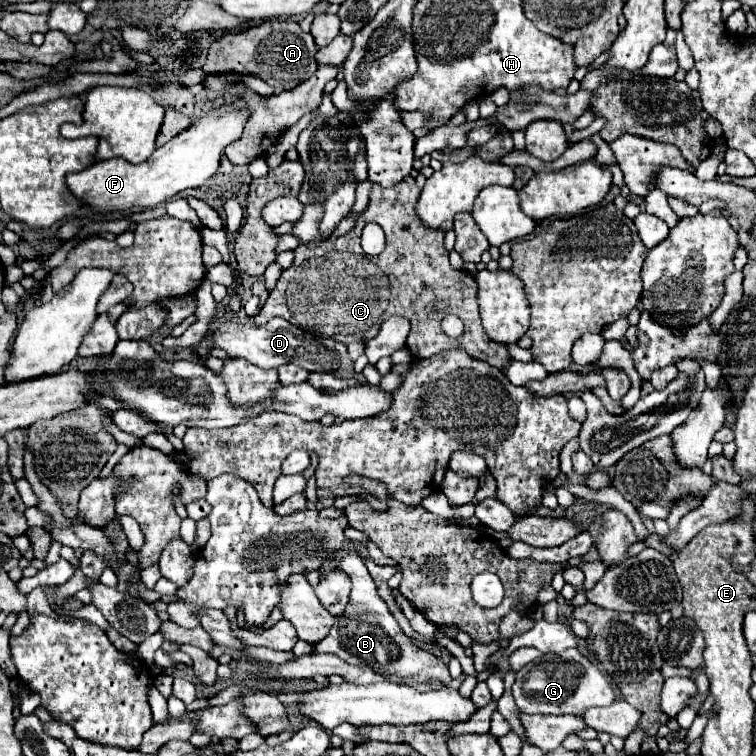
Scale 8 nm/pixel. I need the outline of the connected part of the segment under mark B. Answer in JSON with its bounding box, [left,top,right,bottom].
[316,550,450,684]

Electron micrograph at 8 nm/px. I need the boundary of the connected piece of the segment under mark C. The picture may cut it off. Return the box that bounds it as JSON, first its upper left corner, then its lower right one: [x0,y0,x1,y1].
[258,176,510,370]

